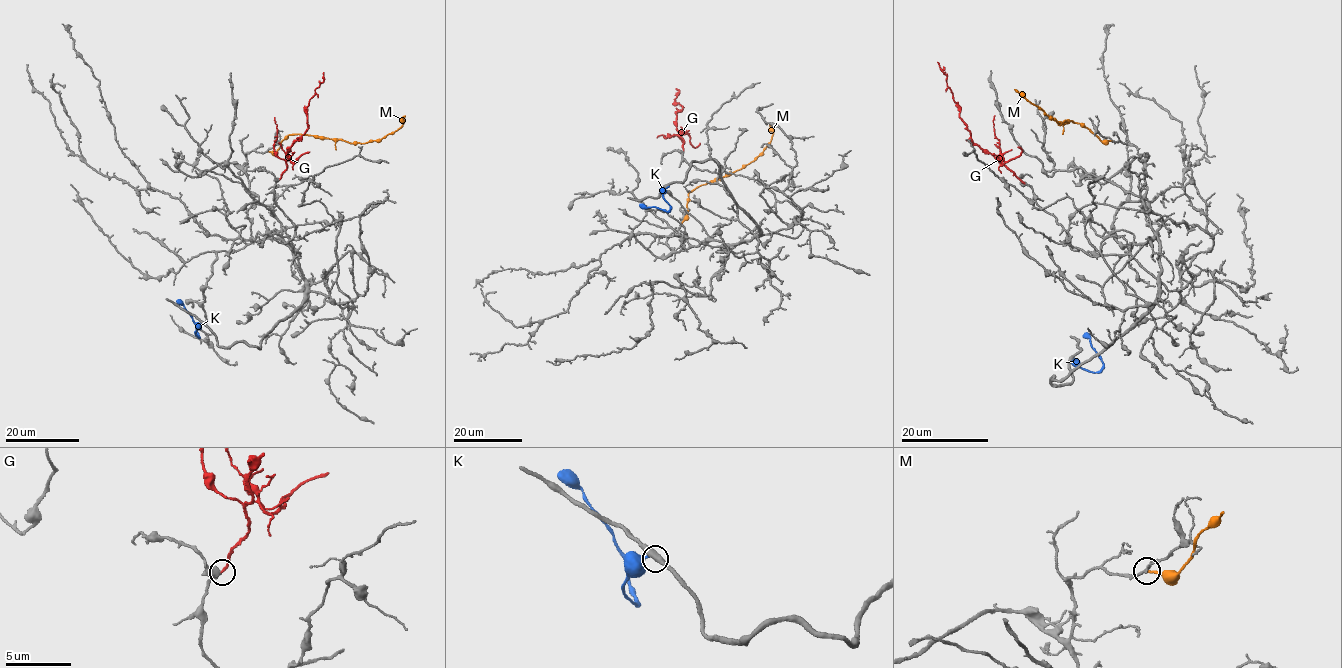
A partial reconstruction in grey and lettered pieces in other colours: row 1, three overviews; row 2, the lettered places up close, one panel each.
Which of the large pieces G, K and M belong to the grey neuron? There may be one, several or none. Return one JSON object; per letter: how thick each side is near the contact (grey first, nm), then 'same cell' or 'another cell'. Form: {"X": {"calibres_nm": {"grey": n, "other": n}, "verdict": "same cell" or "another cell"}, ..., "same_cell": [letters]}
{"G": {"calibres_nm": {"grey": 400, "other": 200}, "verdict": "same cell"}, "K": {"calibres_nm": {"grey": 500, "other": 280}, "verdict": "another cell"}, "M": {"calibres_nm": {"grey": 180, "other": 180}, "verdict": "another cell"}, "same_cell": ["G"]}

